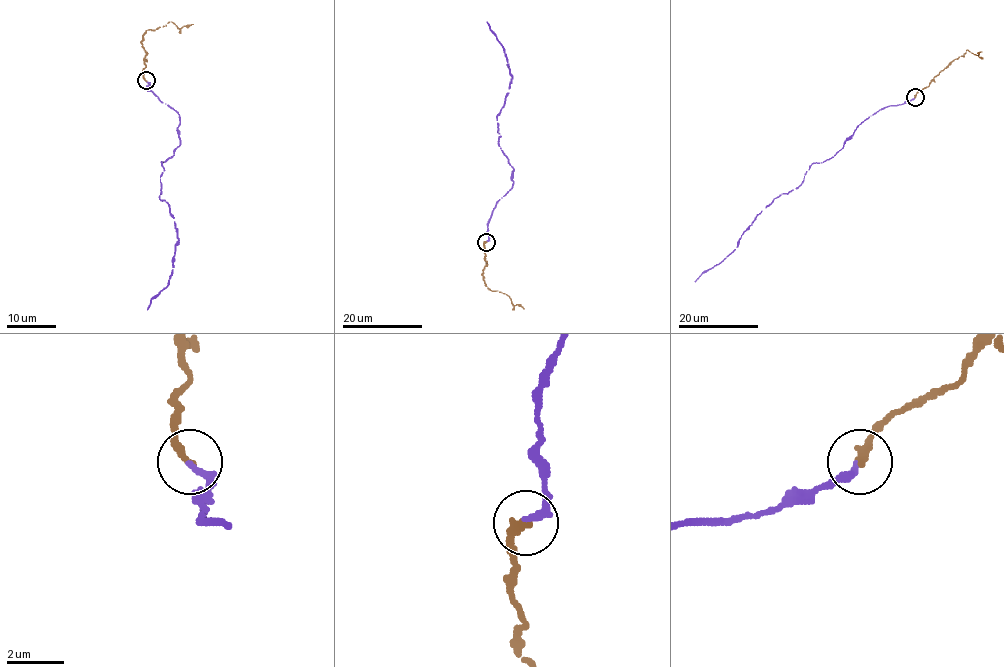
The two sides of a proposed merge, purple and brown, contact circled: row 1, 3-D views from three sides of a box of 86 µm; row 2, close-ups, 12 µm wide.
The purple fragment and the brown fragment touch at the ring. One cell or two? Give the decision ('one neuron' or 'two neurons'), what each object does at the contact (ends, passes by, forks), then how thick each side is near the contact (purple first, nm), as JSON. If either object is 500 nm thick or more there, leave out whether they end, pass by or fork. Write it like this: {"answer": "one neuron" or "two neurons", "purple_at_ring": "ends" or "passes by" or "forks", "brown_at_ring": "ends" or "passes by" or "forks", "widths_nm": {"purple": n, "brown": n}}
{"answer": "one neuron", "purple_at_ring": "ends", "brown_at_ring": "ends", "widths_nm": {"purple": 280, "brown": 300}}

